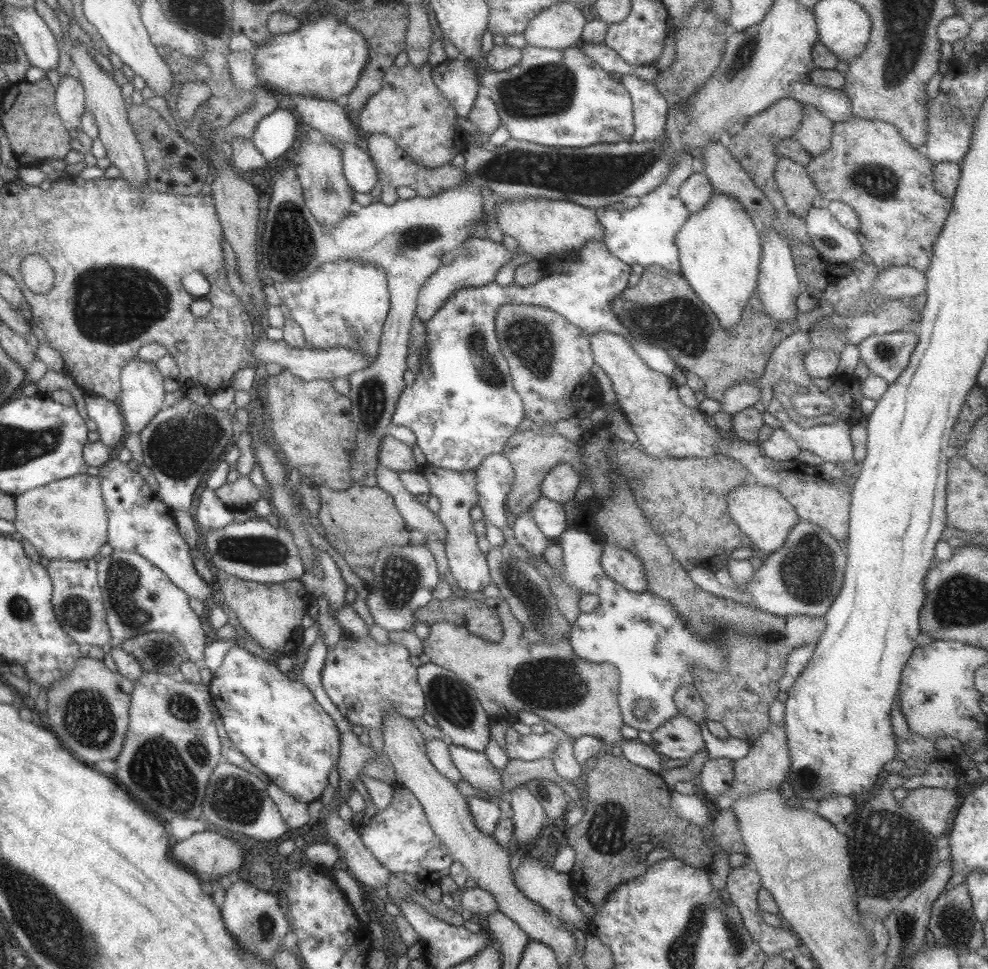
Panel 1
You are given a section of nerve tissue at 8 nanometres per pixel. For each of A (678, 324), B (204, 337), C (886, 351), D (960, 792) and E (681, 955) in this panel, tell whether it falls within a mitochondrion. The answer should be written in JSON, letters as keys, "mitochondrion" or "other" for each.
{"A":"mitochondrion","B":"other","C":"mitochondrion","D":"other","E":"mitochondrion"}

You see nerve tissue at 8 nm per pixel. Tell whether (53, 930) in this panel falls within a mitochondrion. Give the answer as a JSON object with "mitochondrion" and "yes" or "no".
{"mitochondrion":"yes"}

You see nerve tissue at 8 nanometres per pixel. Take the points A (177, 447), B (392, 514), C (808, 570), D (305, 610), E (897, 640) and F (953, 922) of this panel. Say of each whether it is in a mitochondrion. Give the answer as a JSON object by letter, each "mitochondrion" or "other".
{"A":"mitochondrion","B":"other","C":"mitochondrion","D":"other","E":"other","F":"mitochondrion"}

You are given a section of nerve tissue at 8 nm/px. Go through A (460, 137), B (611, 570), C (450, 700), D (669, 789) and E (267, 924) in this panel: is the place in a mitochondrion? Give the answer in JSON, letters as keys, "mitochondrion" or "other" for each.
{"A":"other","B":"other","C":"mitochondrion","D":"other","E":"mitochondrion"}

